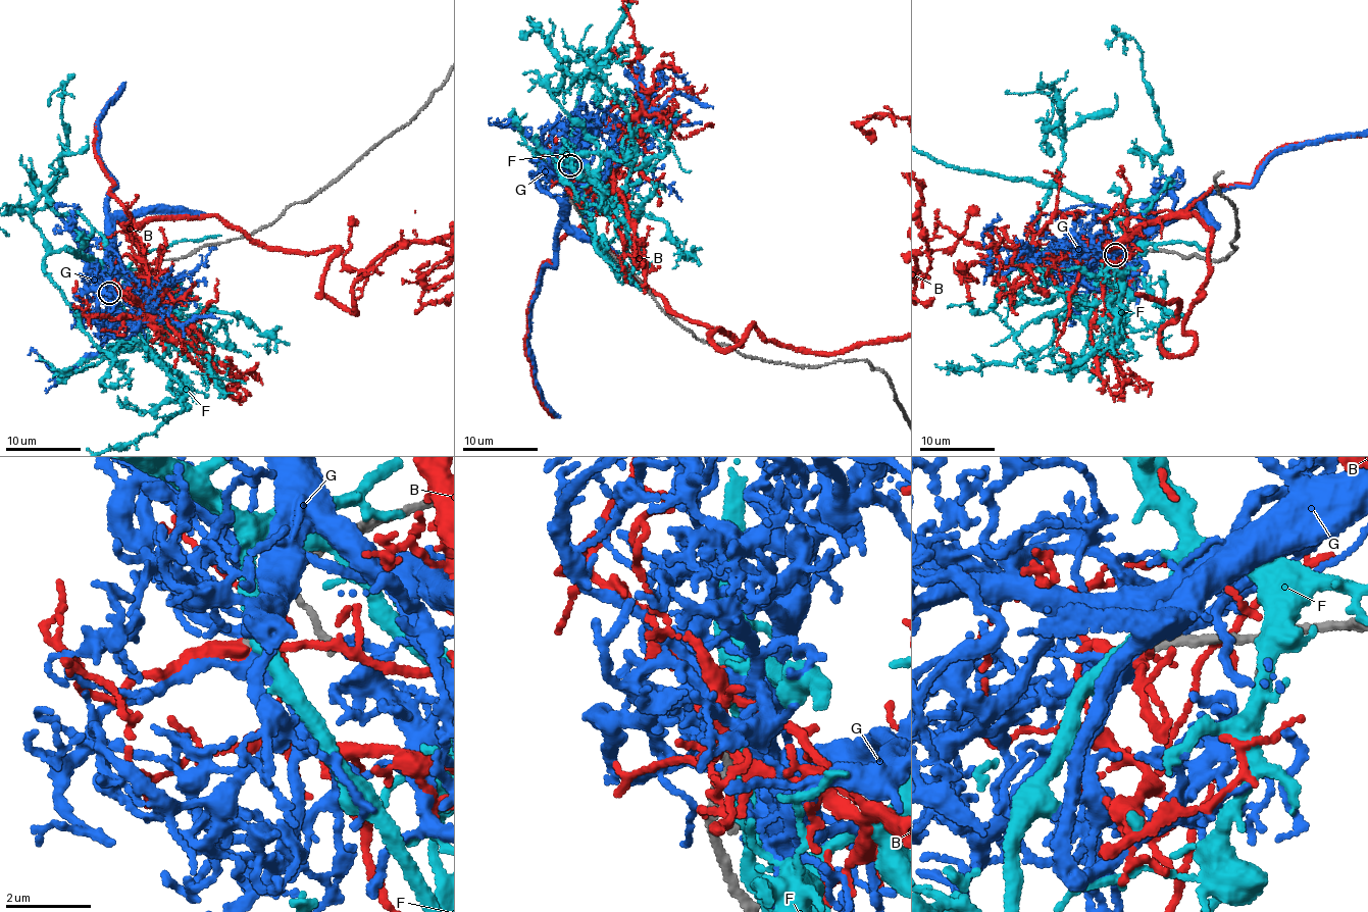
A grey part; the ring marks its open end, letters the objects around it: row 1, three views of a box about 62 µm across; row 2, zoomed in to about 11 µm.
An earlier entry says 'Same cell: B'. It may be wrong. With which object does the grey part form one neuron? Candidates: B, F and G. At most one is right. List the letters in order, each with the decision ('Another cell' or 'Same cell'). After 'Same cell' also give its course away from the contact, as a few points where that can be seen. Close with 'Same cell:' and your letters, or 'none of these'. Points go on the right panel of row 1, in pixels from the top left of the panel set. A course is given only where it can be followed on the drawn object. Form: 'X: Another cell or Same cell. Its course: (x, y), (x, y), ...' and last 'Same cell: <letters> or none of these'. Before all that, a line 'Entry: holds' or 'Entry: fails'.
Entry: fails
B: Another cell
F: Another cell
G: Another cell
Same cell: none of these

